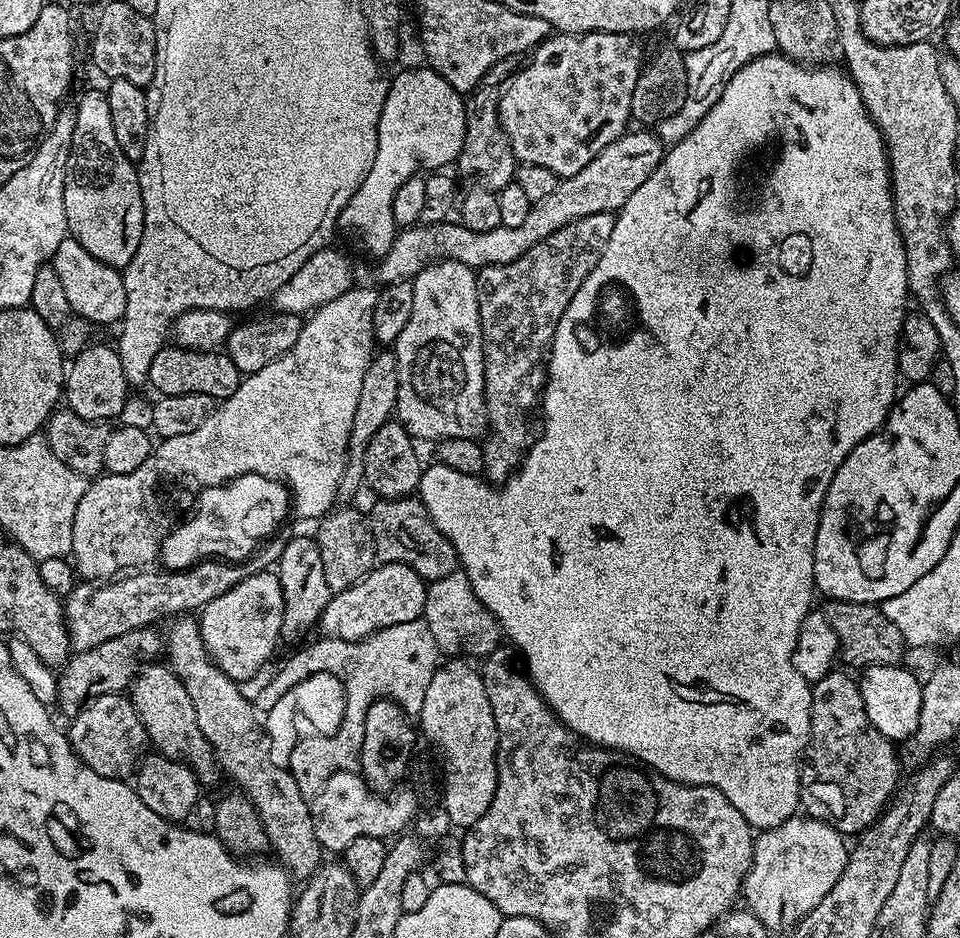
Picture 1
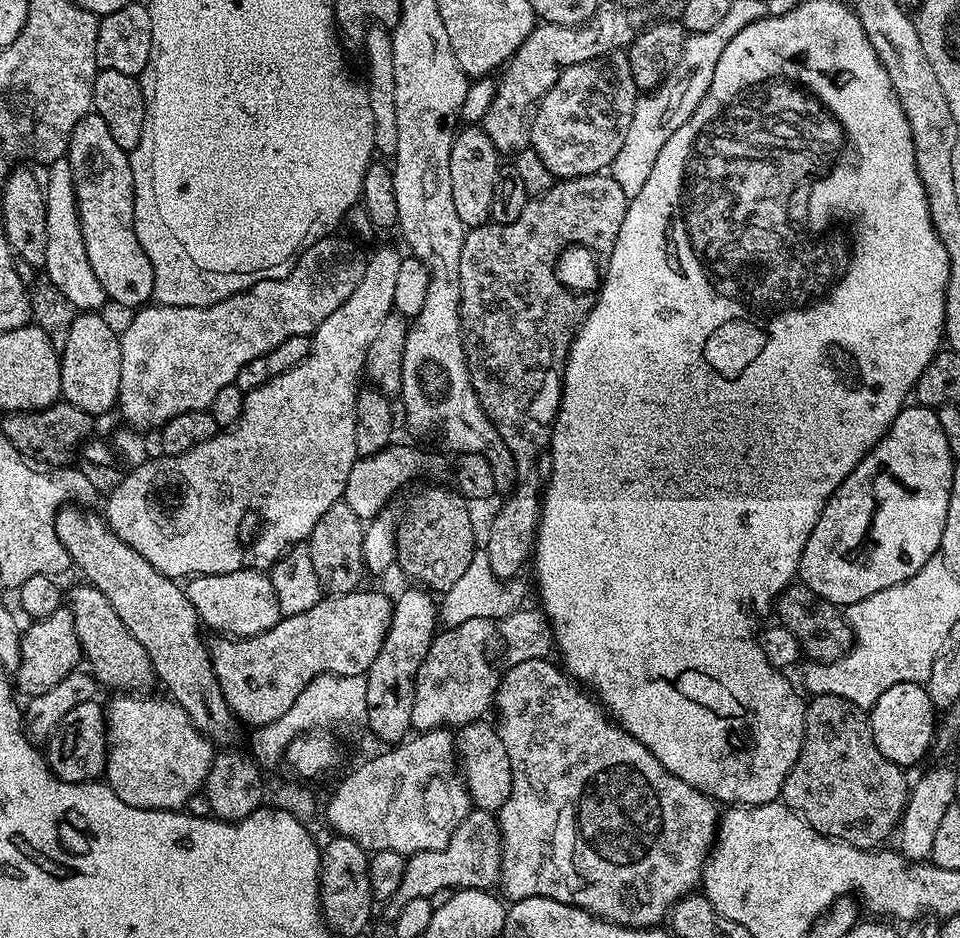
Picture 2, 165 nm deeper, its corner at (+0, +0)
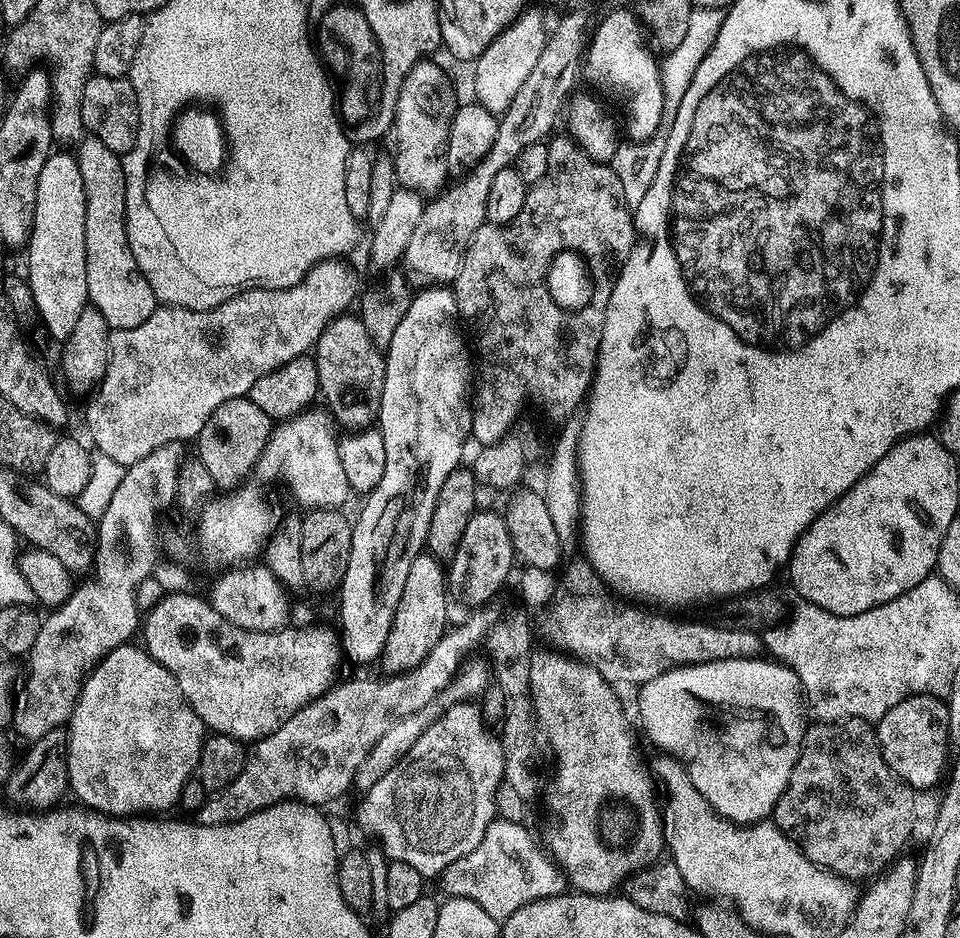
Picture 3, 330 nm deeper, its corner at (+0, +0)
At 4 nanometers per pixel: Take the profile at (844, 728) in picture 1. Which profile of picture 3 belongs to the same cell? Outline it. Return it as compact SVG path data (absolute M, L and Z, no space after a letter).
M850 718L849 720L812 722L807 725L804 741L798 754L798 762L790 774L790 782L786 786L786 790L782 790L782 794L774 806L770 820L777 828L782 829L789 840L794 841L798 845L806 858L810 858L815 864L820 865L821 868L837 872L840 876L845 876L848 880L854 882L862 876L870 878L881 870L887 869L905 851L904 843L911 838L912 823L916 820L916 796L918 796L917 789L911 788L905 780L898 778L898 774L894 774L890 770L890 766L882 758L880 744L876 740L875 727L869 721Z

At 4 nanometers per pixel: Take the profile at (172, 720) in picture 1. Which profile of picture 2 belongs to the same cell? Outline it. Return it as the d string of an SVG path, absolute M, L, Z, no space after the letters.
M79 582L72 588L72 593L67 593L66 607L72 612L74 630L78 634L80 650L83 659L88 660L87 667L96 678L97 685L108 688L117 688L120 694L140 694L151 684L157 683L156 671L150 662L150 654L146 654L142 642L126 630L122 618L118 618L114 606L93 584Z

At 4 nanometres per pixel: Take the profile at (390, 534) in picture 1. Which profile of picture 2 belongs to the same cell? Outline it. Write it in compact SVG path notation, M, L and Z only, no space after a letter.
M424 488L408 504L408 513L398 524L396 537L396 564L406 575L409 581L423 586L436 594L443 594L450 590L454 582L461 578L466 568L470 566L471 558L477 550L476 528L472 525L472 512L469 501L460 495L459 491L447 492L444 488Z

